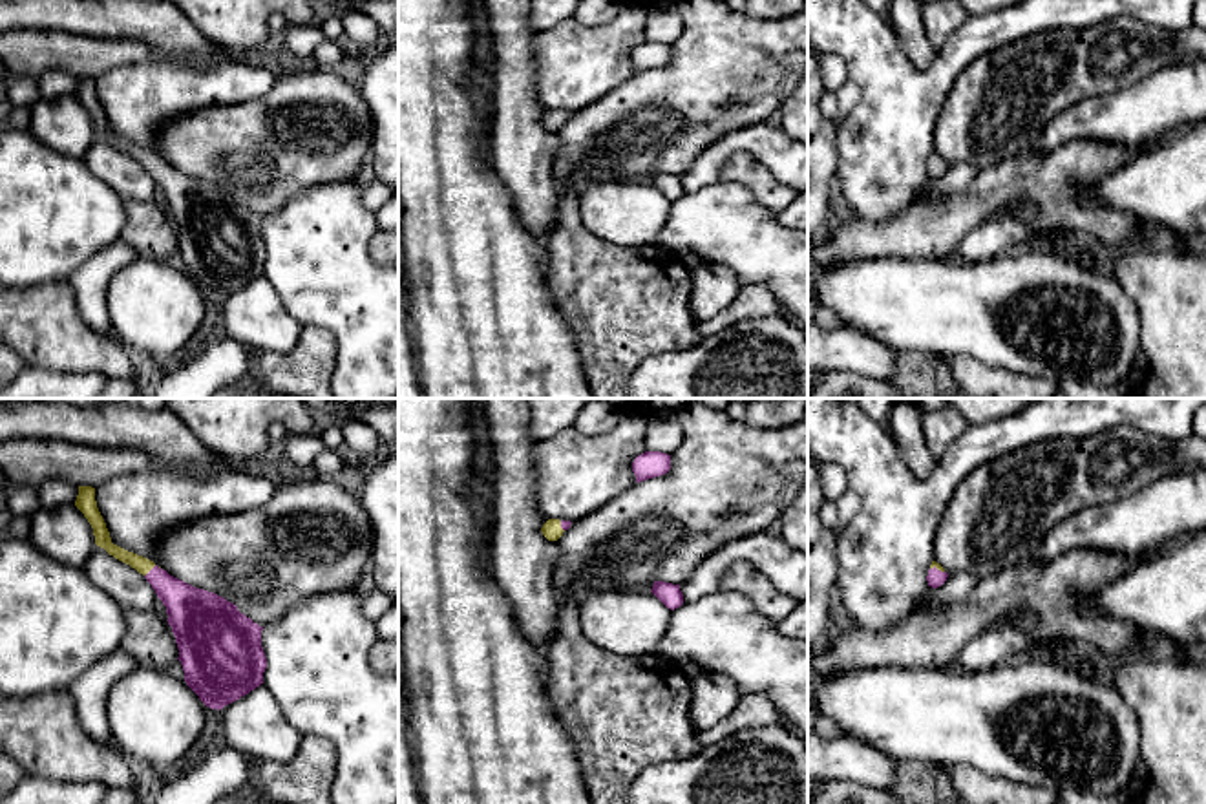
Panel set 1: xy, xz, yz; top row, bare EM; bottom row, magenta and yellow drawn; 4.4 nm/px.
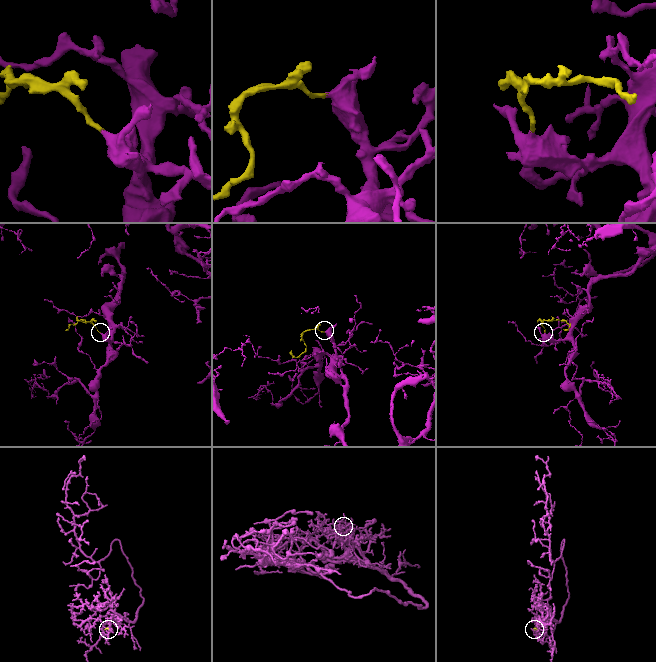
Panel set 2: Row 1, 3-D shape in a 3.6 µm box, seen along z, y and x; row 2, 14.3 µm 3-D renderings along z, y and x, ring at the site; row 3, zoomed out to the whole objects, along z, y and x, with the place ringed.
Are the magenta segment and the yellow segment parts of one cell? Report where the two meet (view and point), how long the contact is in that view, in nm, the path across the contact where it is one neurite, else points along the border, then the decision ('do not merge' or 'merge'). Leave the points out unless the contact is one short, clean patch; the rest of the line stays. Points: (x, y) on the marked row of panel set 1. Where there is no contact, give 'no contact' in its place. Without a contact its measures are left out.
contact xy (152, 569); length 80 nm; way xy (190, 611), (152, 569), (143, 565); merge

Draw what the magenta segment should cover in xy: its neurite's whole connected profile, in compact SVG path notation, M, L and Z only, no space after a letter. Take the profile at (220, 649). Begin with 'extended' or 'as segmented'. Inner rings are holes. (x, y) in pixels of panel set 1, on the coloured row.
extended; M79 486L75 506L91 524L95 545L143 574L166 607L185 682L206 707L219 711L263 683L263 627L225 598L196 588L153 561L113 545L97 508L95 488Z

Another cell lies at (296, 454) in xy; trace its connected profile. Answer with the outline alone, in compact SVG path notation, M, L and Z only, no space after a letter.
M320 433L287 435L274 450L274 460L289 471L311 473L314 459L325 450Z

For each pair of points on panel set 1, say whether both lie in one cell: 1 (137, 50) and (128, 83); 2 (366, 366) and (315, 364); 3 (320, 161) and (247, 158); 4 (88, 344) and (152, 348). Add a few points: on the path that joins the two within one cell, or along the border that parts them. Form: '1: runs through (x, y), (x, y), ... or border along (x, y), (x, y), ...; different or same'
1: border along (178, 63), (141, 61), (117, 64), (95, 79); different
2: border along (315, 326), (327, 331), (337, 346), (329, 379); different
3: runs through (302, 158), (265, 158); same
4: border along (114, 335), (139, 357); different

